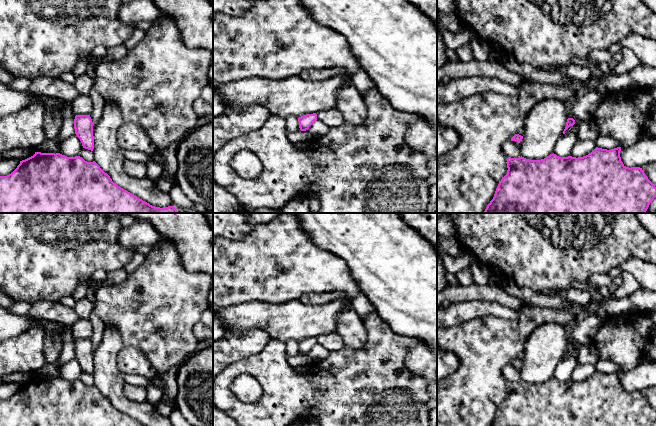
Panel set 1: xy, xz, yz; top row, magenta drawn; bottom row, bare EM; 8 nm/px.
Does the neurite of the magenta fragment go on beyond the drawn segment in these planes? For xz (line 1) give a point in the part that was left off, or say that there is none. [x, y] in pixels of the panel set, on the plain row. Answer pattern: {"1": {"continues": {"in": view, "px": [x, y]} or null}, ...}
{"1": {"continues": null}}

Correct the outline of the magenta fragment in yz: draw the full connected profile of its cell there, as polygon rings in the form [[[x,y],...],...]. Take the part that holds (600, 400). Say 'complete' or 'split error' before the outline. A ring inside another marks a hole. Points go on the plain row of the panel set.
complete | [[[596,371],[583,381],[559,381],[550,378],[541,384],[507,382],[507,398],[499,406],[490,426],[652,426],[656,411],[640,391],[626,391],[620,381],[621,371],[611,374]]]

